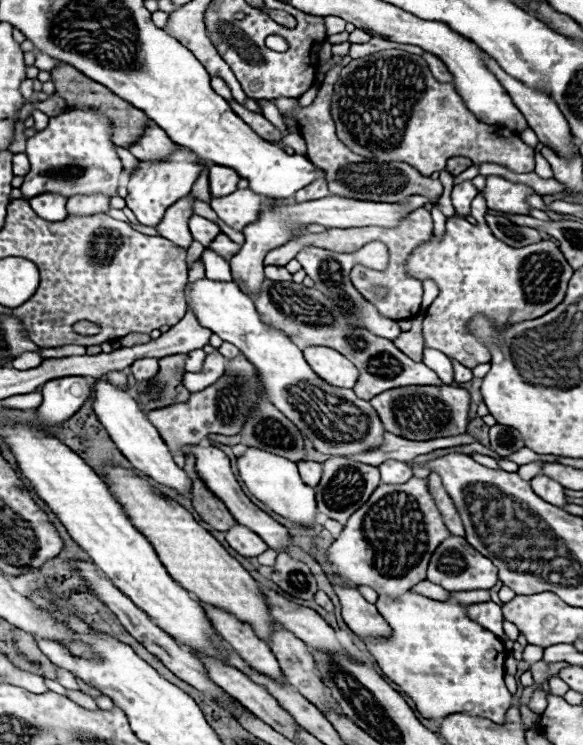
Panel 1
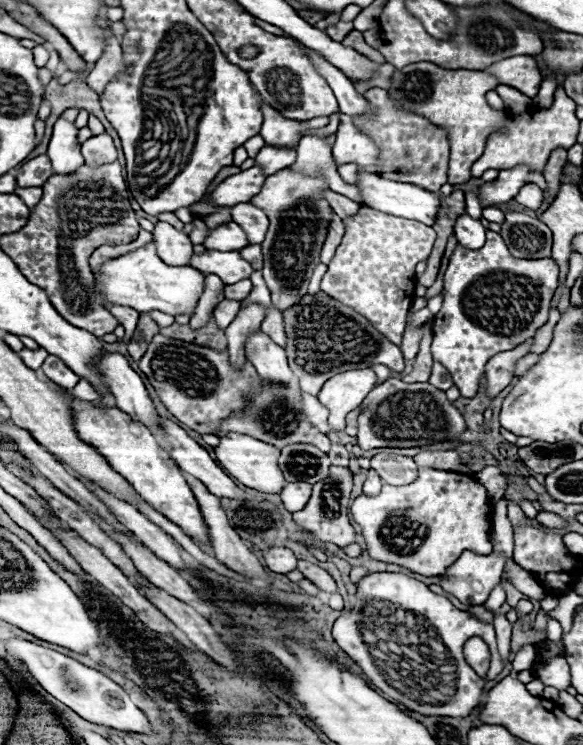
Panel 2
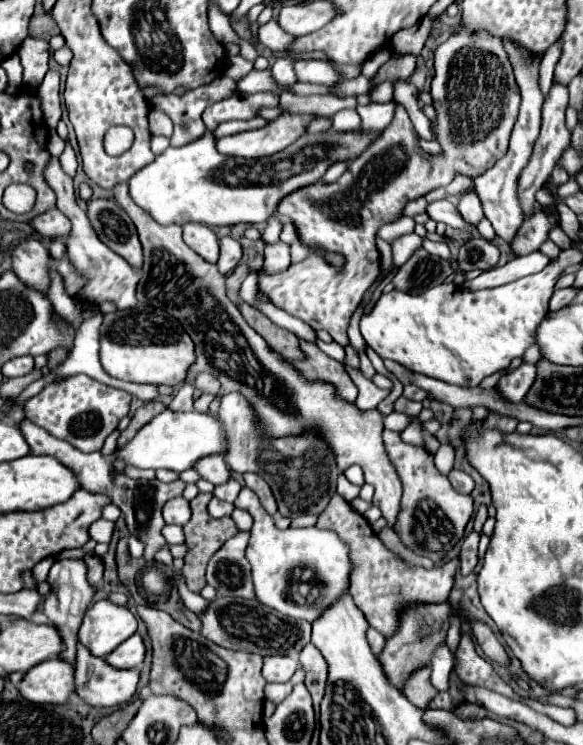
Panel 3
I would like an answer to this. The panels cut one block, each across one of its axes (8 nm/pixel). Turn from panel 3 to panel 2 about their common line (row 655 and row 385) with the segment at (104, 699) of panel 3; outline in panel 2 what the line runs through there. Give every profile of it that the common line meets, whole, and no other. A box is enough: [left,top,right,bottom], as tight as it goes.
[72,380,100,402]

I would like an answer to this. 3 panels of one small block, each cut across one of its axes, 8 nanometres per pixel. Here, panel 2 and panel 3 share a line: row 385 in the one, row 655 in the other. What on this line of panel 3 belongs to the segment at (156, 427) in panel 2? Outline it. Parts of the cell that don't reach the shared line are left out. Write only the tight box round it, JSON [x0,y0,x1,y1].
[104,634,144,670]

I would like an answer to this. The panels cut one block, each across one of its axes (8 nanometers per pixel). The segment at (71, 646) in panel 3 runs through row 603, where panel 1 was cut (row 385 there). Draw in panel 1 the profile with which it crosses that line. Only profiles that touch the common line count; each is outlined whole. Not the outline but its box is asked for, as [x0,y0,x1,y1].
[38,378,92,428]

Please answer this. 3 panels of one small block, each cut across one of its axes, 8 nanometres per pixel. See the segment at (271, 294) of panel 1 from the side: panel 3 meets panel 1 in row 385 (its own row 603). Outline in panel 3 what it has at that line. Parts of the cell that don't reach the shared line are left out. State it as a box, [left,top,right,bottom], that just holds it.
[316,494,456,636]

